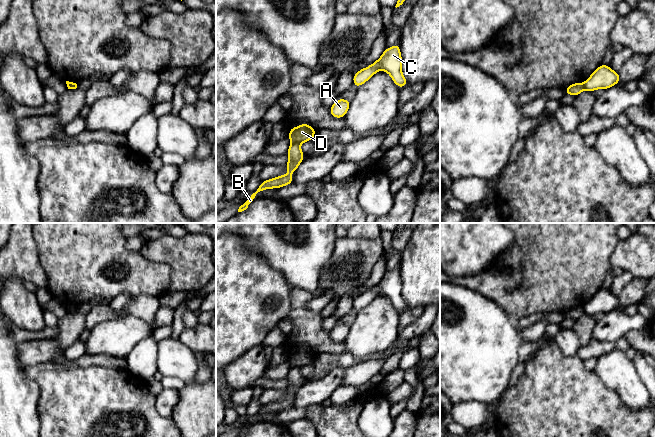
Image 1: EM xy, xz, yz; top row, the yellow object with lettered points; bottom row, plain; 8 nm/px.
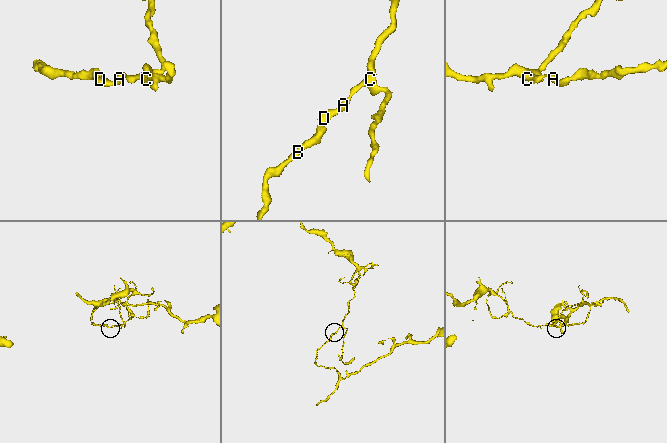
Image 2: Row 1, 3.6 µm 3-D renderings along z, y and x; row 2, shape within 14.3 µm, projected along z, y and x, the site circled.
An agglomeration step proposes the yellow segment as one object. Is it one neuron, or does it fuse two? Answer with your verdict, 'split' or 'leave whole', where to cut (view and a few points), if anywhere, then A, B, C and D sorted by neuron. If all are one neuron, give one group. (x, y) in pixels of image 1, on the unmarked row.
split; cut in xz along (291, 366), (299, 368); A C D / B

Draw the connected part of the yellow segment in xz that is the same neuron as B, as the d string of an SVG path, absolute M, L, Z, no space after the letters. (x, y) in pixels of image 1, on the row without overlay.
M291 367L287 375L287 380L289 385L285 391L289 398L280 399L275 402L262 405L260 410L255 415L253 415L251 420L239 431L238 436L246 434L248 430L256 423L256 419L263 414L270 412L278 413L280 411L292 408L293 400L291 398L296 395L300 387L304 384L304 377L300 372L300 368Z

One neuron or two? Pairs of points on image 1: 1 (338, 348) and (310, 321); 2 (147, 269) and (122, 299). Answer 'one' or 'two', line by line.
1: one
2: two

